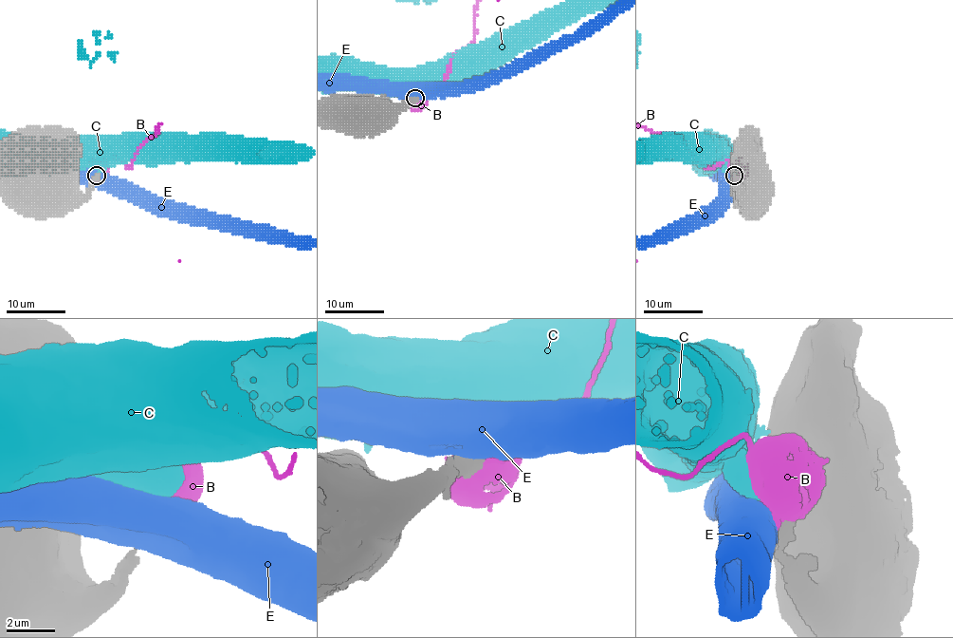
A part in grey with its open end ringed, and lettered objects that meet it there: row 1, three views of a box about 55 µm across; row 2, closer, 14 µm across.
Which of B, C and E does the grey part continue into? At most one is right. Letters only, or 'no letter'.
C

